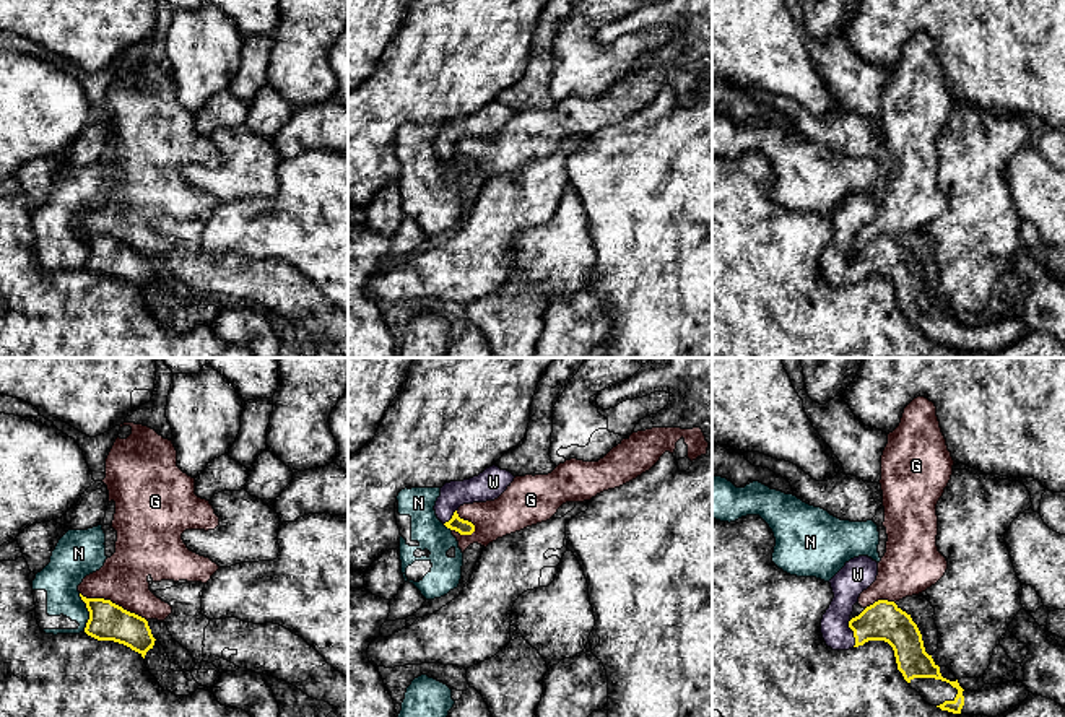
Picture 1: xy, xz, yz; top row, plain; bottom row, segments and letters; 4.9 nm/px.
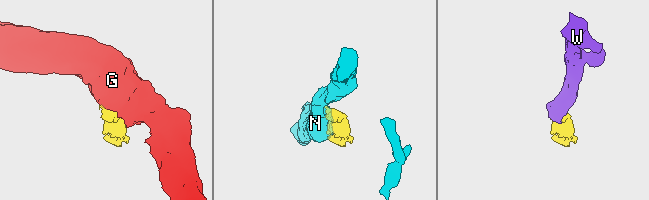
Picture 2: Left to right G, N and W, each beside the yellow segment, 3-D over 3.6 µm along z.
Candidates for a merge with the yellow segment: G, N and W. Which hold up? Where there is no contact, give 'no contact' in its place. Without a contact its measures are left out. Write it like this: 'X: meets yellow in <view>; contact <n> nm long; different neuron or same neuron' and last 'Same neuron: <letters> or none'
G: meets yellow in xy; contact 360 nm long; different neuron
N: meets yellow in xy; contact 190 nm long; different neuron
W: meets yellow in yz; contact 140 nm long; same neuron
Same neuron: W

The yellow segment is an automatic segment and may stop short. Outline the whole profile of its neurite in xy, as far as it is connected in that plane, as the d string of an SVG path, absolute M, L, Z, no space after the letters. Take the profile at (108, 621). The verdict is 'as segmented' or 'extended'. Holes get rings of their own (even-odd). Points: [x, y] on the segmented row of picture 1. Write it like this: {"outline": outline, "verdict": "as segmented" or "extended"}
{"outline": "M80 593L89 611L85 632L98 641L114 641L138 652L143 658L154 645L148 621L104 598L86 598Z", "verdict": "as segmented"}

